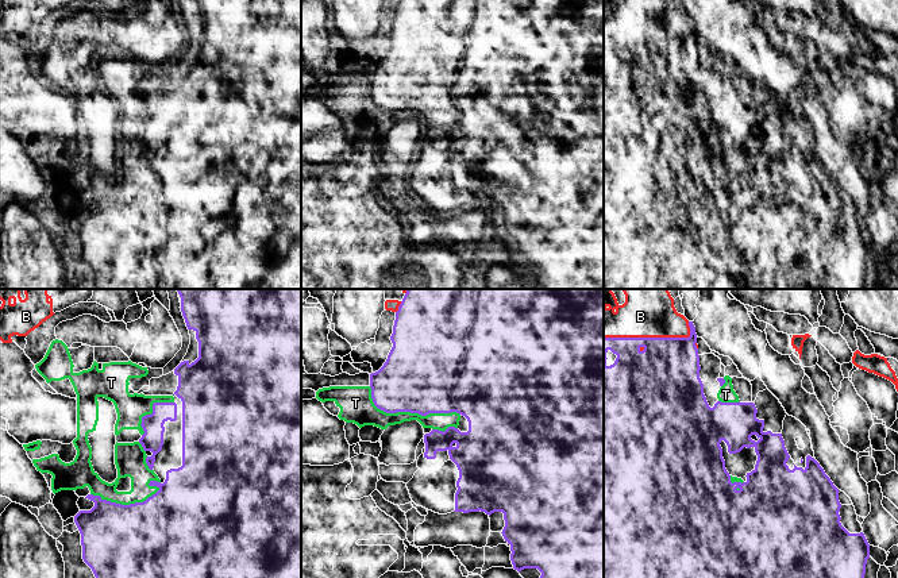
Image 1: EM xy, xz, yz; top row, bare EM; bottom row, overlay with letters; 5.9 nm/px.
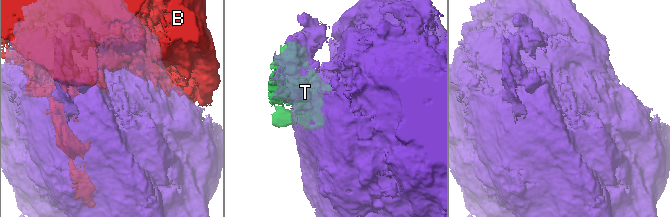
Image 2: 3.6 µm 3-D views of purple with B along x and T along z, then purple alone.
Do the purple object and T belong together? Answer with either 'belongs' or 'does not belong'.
belongs

